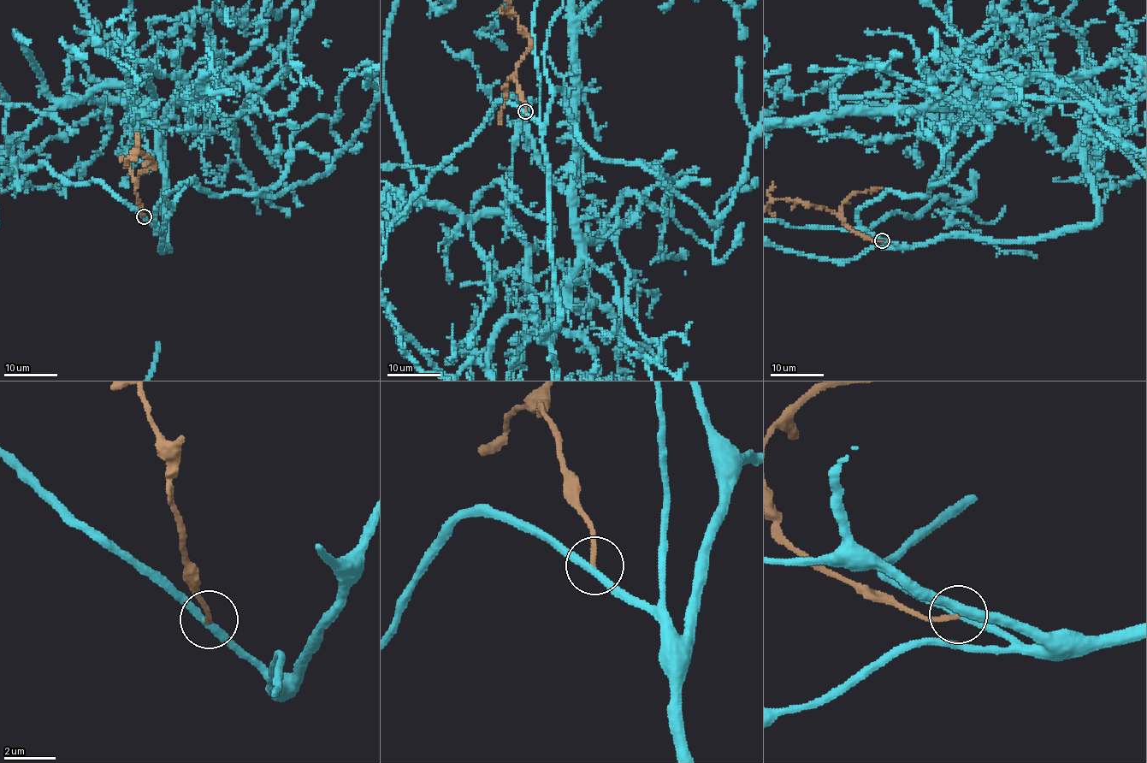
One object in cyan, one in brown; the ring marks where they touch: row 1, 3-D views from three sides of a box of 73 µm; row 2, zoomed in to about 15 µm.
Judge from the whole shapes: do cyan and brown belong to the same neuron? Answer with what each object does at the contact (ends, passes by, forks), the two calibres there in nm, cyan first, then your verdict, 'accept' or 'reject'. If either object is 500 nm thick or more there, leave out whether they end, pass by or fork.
cyan passes by; brown ends; calibres 280 and 190 nm; reject

